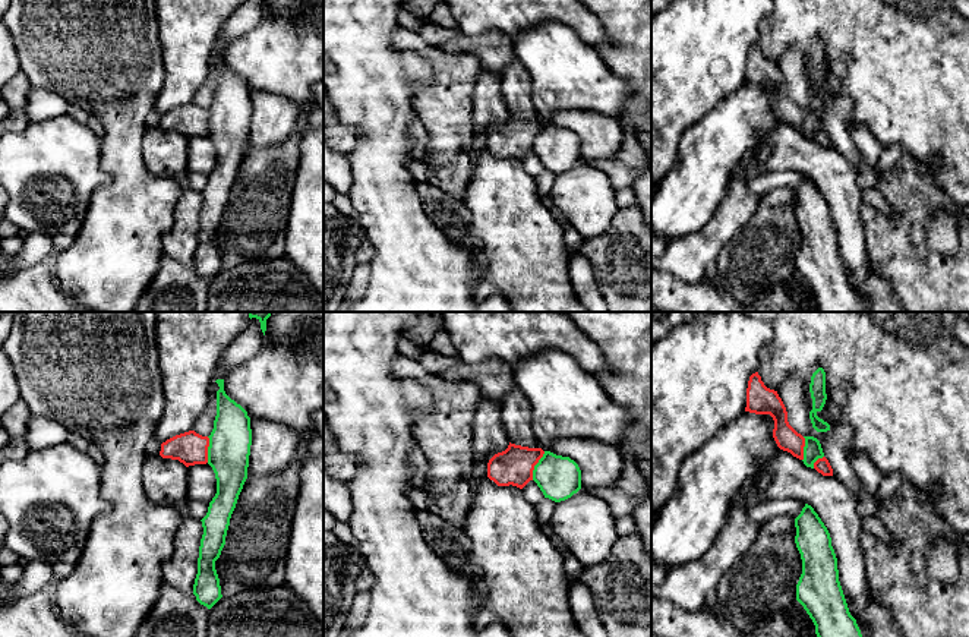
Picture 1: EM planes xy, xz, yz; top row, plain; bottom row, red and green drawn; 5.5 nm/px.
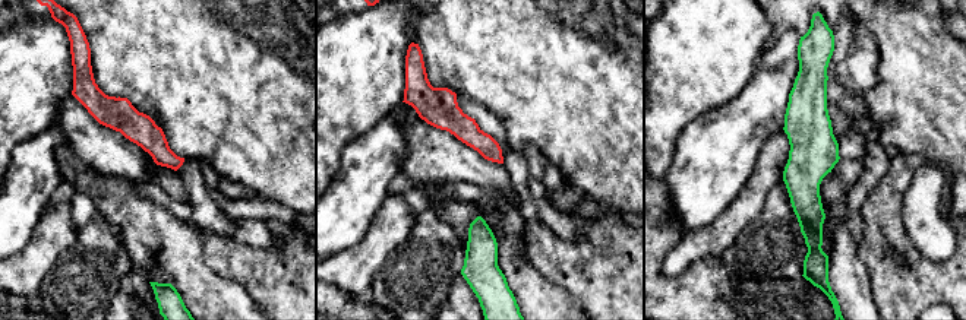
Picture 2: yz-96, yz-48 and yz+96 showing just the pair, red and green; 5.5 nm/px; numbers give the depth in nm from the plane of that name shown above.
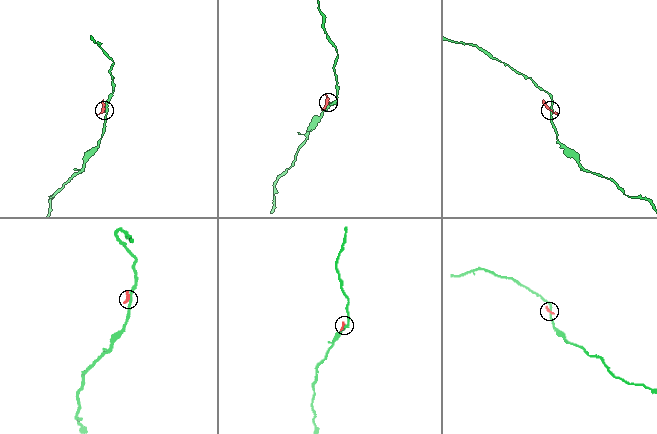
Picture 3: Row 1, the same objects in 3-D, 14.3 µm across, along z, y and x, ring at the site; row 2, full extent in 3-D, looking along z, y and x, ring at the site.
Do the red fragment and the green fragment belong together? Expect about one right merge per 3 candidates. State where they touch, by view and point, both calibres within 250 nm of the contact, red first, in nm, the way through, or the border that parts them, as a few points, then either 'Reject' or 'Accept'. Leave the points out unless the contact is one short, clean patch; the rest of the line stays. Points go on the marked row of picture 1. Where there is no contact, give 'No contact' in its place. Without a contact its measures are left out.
Touches red at xz (534, 464). Thickness 200 nm (red) against 240 nm. Boundary: xz (545, 451), (534, 466), (532, 479). Reject

